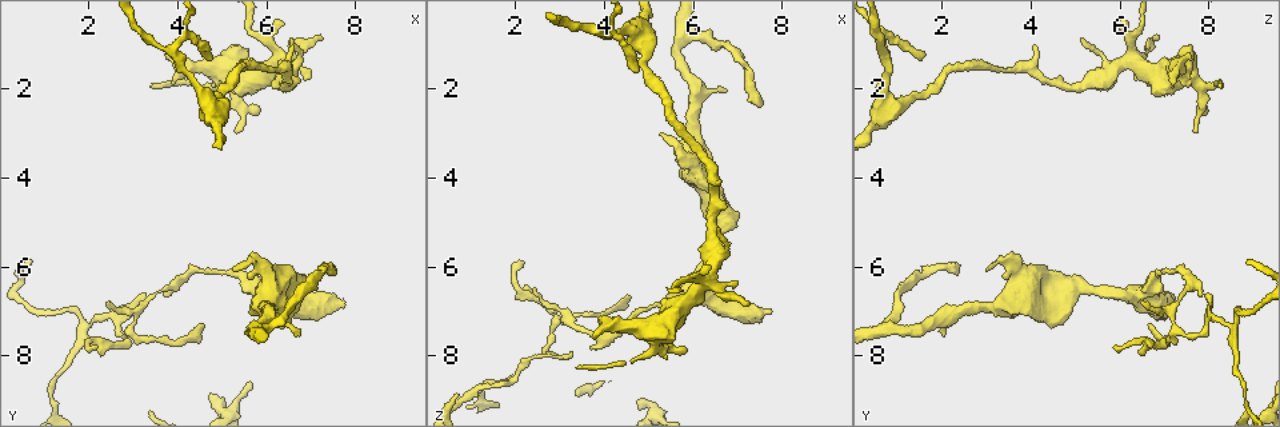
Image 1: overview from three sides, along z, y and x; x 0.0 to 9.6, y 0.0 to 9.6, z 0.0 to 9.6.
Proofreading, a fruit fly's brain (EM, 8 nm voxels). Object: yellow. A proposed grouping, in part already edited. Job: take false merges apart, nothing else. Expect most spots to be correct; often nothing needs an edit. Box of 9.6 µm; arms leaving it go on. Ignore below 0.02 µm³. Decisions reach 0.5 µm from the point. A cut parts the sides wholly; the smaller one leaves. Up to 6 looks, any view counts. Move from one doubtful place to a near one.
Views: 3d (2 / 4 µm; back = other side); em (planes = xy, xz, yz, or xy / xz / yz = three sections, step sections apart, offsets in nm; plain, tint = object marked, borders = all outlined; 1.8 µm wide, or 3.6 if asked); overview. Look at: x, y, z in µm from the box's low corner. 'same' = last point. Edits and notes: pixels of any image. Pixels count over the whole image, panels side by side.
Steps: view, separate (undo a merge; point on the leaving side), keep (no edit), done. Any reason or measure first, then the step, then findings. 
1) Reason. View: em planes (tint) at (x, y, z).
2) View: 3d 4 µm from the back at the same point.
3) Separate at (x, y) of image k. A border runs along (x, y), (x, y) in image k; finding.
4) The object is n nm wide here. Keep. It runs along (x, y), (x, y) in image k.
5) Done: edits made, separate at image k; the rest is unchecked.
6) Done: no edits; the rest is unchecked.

Thin neck. View: 3d 4 µm at (2.95, 7.45, 7.25).

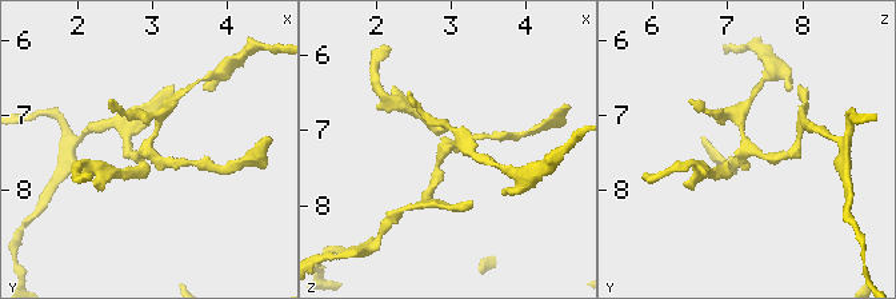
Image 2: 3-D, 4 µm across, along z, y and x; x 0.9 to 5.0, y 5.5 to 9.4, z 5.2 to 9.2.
View: em planes (tint) at (2.95, 7.45, 7.25).

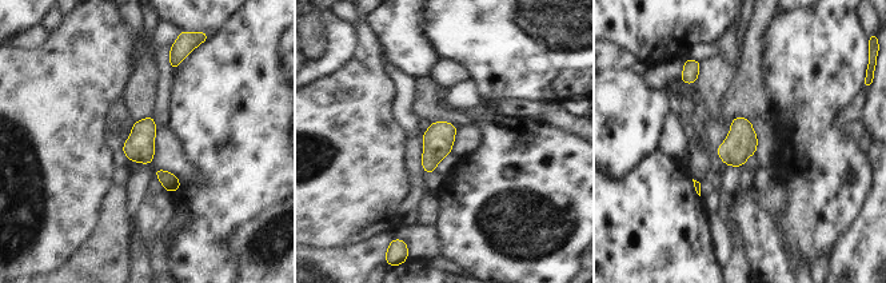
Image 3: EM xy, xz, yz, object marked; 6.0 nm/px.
The object is 180 nm wide here. Keep. One neuron here.

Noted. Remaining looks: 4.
View: 3d 4 µm at (3.85, 1.15, 0.60).

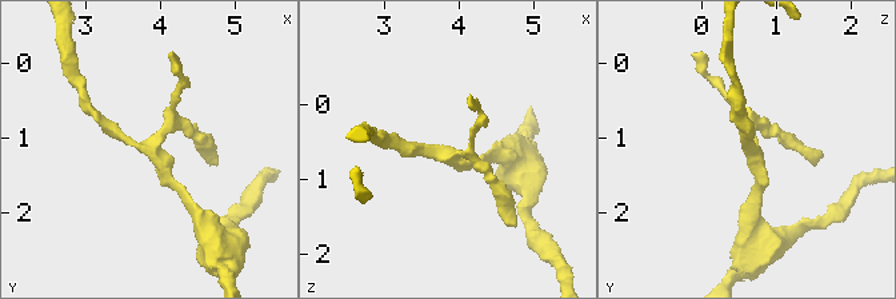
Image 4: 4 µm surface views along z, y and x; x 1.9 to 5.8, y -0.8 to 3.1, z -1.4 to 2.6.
4 arms meet here. View: em xz step 8 (tint) at (3.85, 1.15, 0.65).

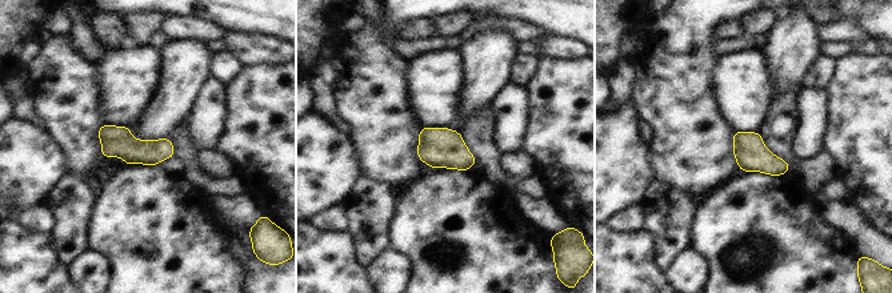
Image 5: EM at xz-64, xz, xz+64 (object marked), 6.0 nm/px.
Cut it another way. View: em planes (tint) at the same point.

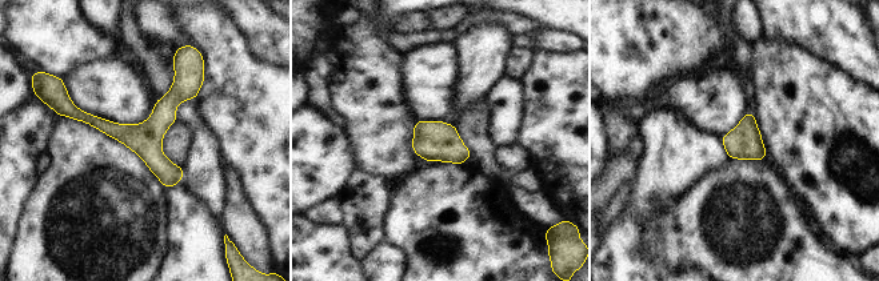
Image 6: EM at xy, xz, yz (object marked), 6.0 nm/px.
Keep. It runs along (198, 83), (144, 131), (67, 111) in image 6; all the same neuron.

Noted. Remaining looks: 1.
Done: no edits; the rest is unchecked.

